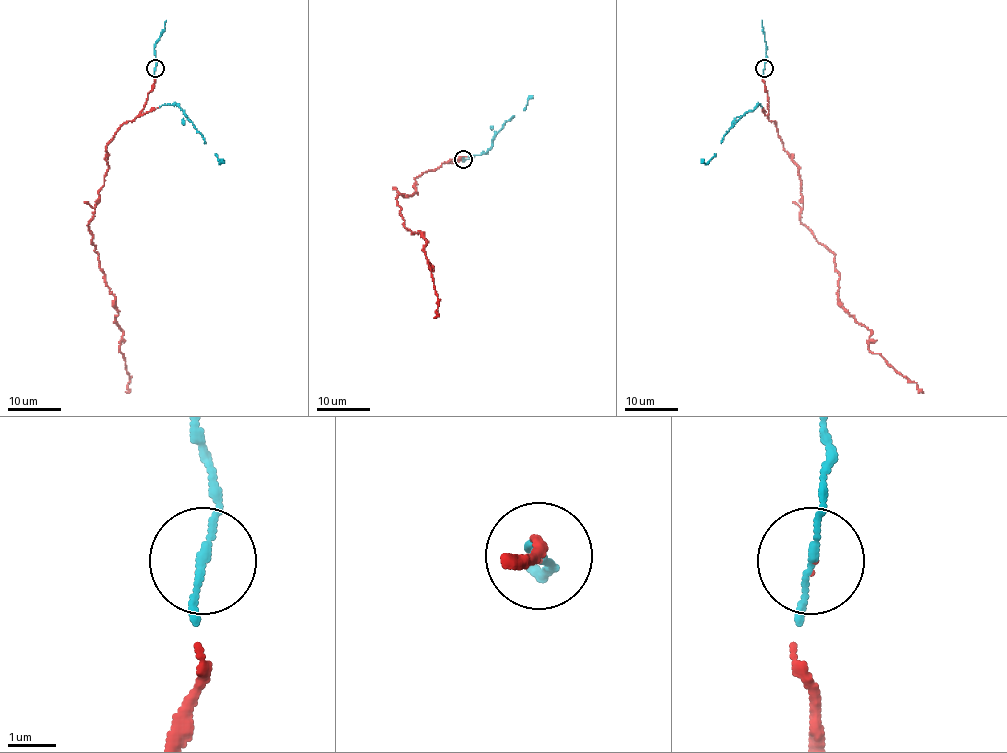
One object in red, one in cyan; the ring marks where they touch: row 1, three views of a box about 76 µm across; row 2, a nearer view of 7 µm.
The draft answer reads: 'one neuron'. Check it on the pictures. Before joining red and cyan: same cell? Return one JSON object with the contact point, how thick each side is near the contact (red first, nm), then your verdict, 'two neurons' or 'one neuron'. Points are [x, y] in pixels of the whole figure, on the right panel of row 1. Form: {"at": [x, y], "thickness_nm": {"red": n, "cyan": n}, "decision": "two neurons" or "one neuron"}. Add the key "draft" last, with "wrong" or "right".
{"at": [764, 68], "thickness_nm": {"red": 50, "cyan": 130}, "decision": "one neuron", "draft": "right"}

